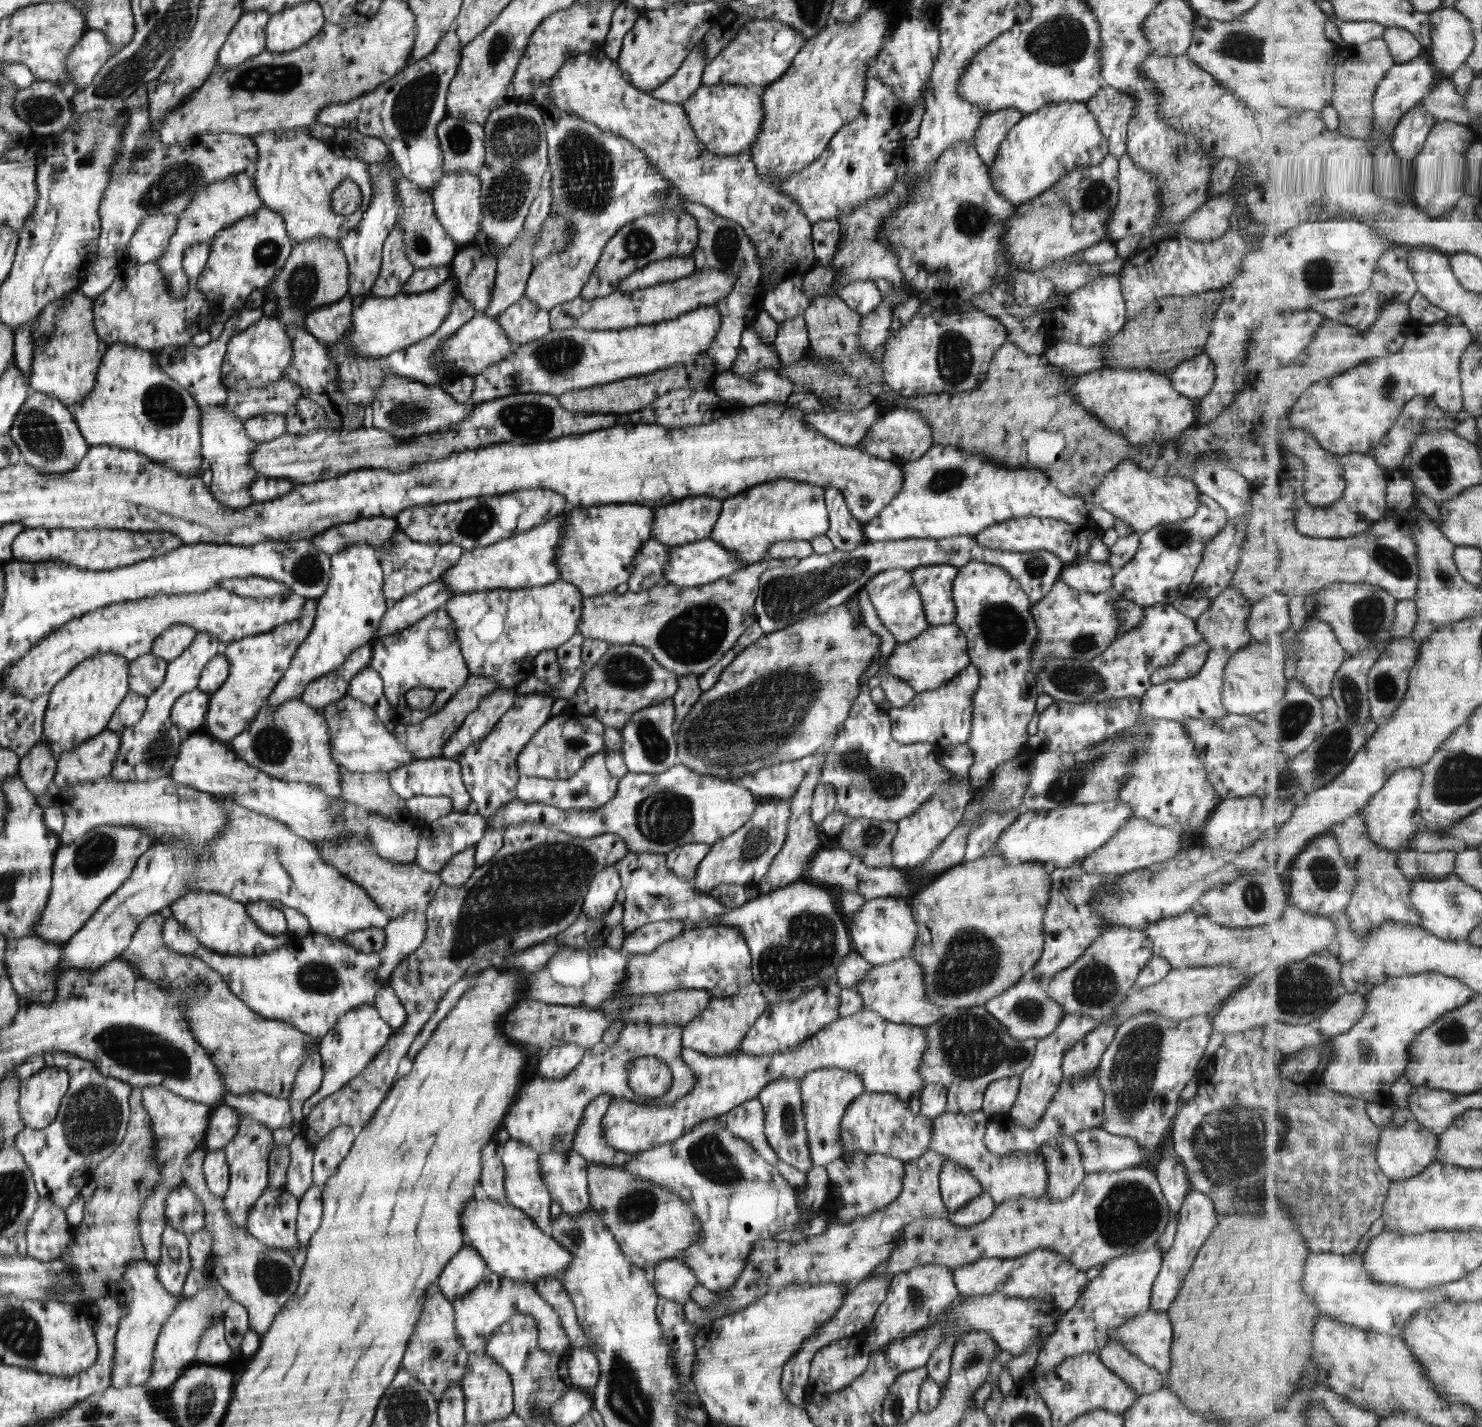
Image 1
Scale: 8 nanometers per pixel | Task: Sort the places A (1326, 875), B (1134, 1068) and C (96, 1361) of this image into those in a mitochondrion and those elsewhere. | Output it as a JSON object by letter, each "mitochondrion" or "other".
{"A":"mitochondrion","B":"mitochondrion","C":"other"}

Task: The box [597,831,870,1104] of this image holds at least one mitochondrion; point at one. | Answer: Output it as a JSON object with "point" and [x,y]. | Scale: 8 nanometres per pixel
{"point":[801,953]}

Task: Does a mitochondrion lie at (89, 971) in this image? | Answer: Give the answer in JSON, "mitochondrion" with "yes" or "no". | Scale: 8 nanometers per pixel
{"mitochondrion":"no"}

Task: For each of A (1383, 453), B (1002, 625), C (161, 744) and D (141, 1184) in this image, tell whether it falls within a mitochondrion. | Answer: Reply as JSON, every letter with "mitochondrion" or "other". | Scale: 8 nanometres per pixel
{"A":"other","B":"mitochondrion","C":"mitochondrion","D":"mitochondrion"}

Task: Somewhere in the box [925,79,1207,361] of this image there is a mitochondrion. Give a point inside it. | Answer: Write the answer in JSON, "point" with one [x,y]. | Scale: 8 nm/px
{"point":[1096,196]}

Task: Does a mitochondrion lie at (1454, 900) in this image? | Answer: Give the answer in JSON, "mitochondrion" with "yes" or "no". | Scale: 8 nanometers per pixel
{"mitochondrion":"yes"}

